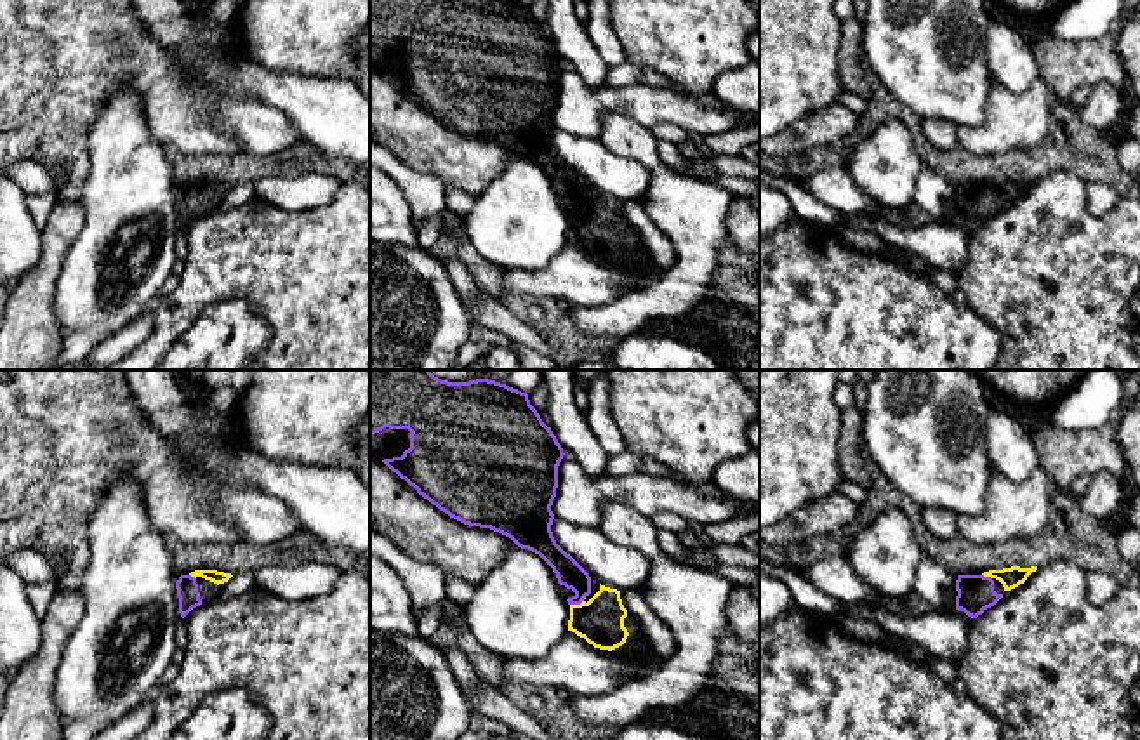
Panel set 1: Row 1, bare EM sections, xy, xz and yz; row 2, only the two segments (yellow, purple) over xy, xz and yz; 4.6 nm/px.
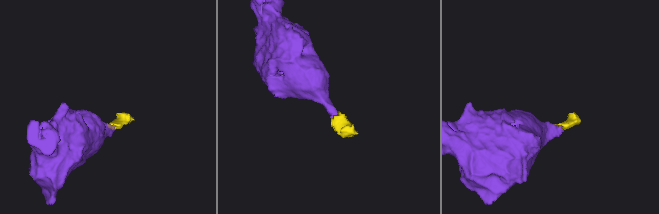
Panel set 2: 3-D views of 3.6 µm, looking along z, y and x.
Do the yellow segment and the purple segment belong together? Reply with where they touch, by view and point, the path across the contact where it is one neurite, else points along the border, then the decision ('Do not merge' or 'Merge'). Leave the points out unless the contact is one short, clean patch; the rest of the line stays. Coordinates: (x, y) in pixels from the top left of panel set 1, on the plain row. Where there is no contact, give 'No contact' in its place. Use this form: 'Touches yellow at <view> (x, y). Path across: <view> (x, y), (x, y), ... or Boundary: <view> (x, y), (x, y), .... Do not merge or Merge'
Touches yellow at xz (577, 216). Path across: xz (600, 231), (593, 231), (577, 216), (579, 193), (569, 183). Merge

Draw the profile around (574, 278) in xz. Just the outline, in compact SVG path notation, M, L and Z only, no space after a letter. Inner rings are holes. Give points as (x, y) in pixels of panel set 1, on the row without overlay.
M568 241L553 261L537 271L506 271L504 288L534 299L554 299L568 307L594 307L624 294L638 294L664 269L652 257L645 266L600 261Z

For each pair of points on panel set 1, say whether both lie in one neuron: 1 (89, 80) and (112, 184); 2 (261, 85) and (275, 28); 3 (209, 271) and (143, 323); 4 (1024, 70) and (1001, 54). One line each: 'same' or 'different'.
1: different
2: different
3: different
4: same

